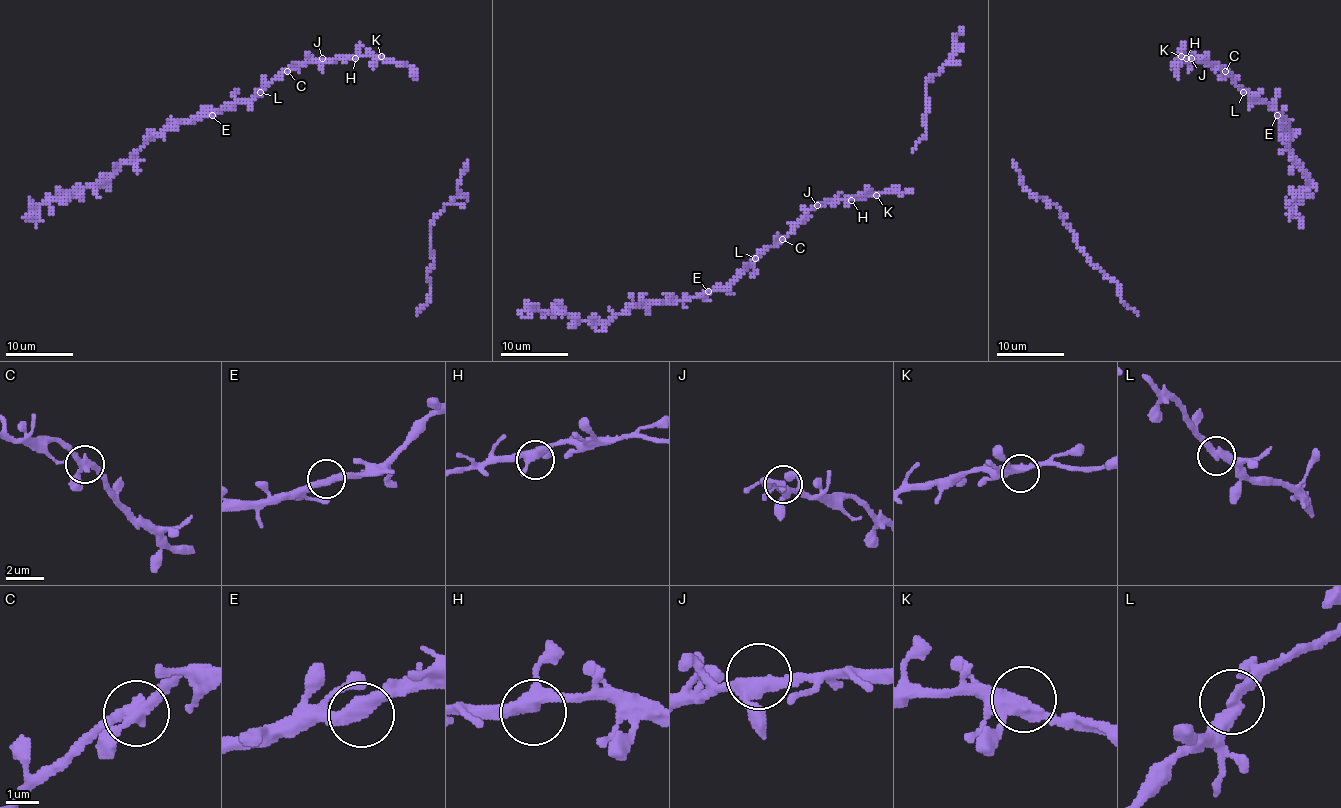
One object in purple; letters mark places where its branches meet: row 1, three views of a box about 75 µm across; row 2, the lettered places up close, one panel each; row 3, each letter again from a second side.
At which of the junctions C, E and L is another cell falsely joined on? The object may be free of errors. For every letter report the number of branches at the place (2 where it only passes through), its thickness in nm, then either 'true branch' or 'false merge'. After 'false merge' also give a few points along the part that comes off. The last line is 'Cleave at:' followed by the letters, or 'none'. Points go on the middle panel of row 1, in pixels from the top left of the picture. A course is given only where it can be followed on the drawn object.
C: 3 branches meet; 320 nm thick; true branch
E: 2 branches meet; 380 nm thick; true branch
L: 2 branches meet; 400 nm thick; true branch
Cleave at: none

